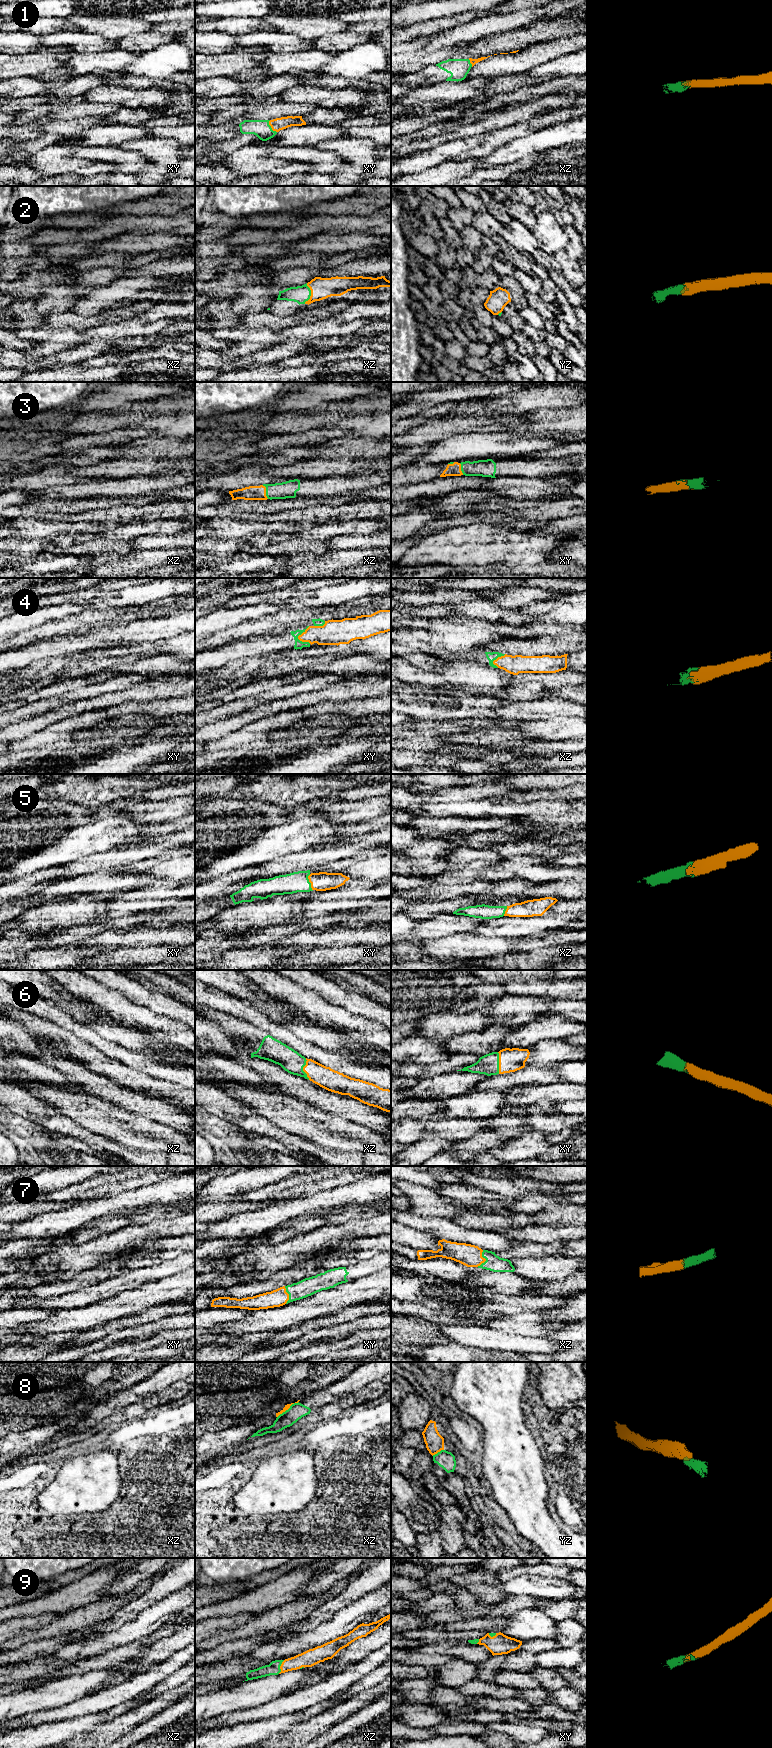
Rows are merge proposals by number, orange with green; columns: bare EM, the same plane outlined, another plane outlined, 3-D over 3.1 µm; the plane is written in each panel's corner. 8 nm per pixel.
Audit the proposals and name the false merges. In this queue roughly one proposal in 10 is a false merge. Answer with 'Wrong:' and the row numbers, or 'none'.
Wrong: 8

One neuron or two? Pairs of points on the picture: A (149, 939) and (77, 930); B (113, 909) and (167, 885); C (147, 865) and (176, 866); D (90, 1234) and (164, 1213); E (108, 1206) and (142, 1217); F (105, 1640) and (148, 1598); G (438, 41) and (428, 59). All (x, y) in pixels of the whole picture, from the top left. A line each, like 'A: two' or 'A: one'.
A: one
B: one
C: one
D: one
E: two
F: two
G: two

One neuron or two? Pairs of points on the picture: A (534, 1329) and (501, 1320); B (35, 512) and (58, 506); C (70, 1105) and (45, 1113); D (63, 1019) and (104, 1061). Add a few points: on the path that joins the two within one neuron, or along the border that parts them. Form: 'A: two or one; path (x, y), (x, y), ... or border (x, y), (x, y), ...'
A: one; path (526, 1324), (509, 1323)
B: one; path (41, 508), (52, 506)
C: two; border (37, 1098), (60, 1109), (72, 1121)
D: two; border (46, 1020), (57, 1023), (68, 1030)

